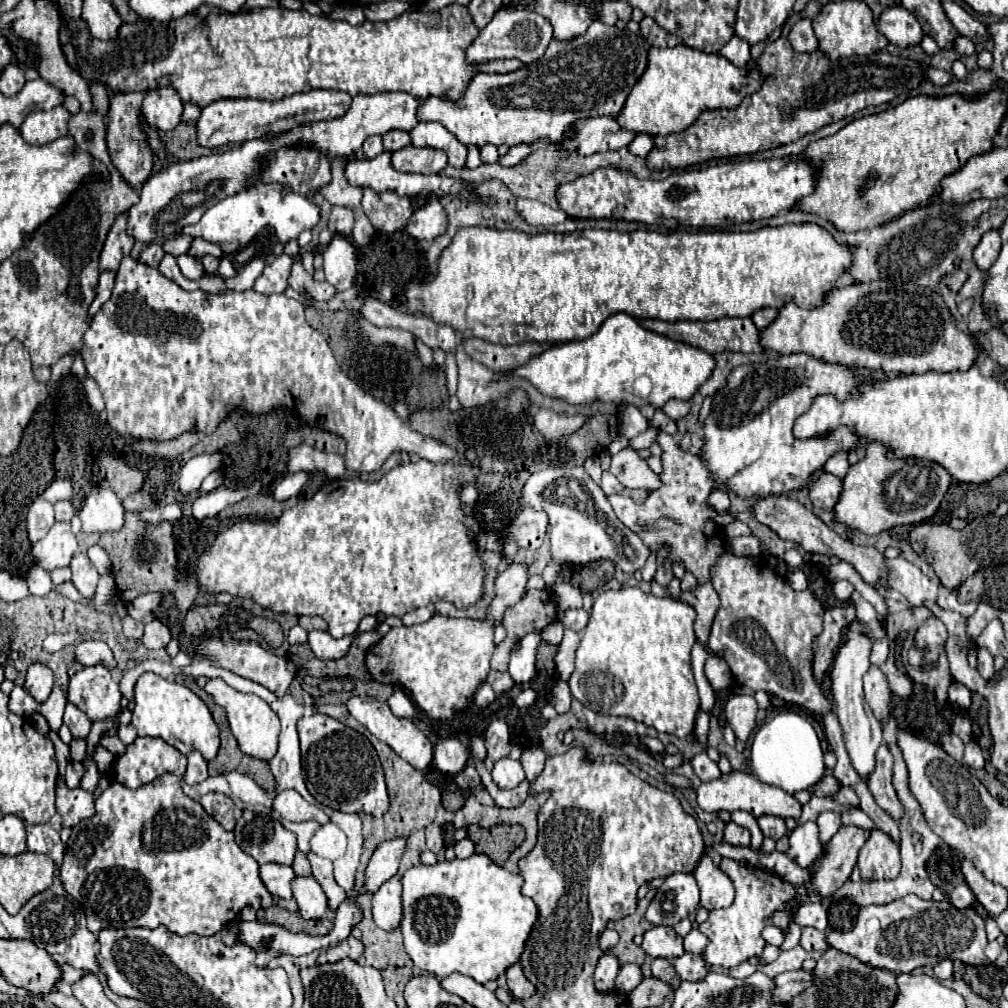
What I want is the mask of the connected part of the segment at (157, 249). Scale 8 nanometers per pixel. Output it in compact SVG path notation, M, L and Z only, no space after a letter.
M148 243L144 247L144 251L140 253L140 261L146 263L146 265L150 265L150 267L158 267L160 261L162 261L162 257L164 257L164 251L162 251L162 247L158 243Z

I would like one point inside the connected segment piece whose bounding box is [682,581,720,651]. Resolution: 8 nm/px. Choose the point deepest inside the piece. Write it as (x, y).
(703, 598)

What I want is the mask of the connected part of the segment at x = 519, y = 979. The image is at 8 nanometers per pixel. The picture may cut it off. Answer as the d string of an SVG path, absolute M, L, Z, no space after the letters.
M518 963L508 967L506 977L508 977L508 989L514 995L514 999L522 1001L522 999L528 999L528 997L532 997L536 993L536 987L524 977L522 967Z

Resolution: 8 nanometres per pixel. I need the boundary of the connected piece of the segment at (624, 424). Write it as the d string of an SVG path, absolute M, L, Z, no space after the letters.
M626 405L626 409L620 413L620 433L626 439L634 439L636 435L644 433L648 425L650 423L642 417L642 413L634 405Z

